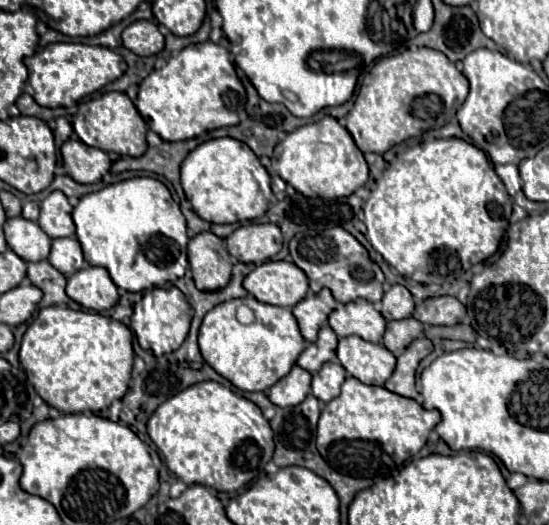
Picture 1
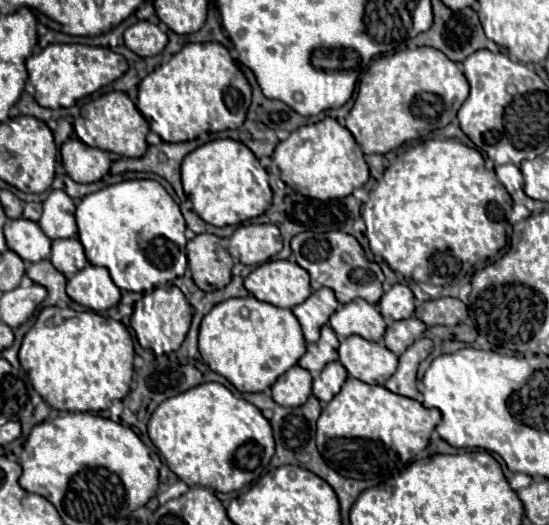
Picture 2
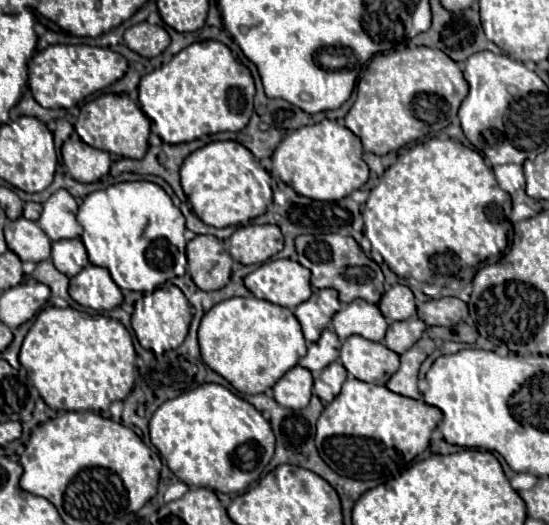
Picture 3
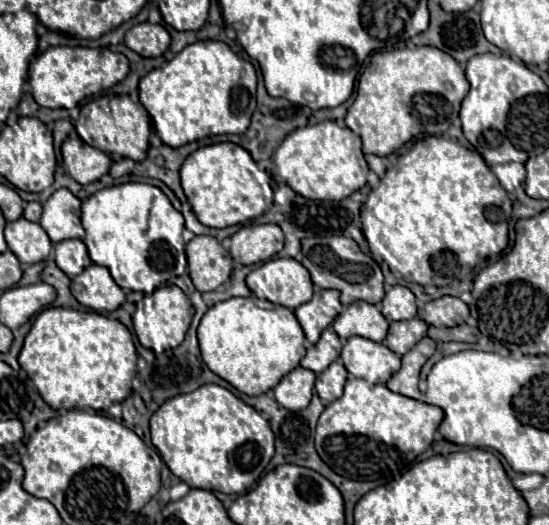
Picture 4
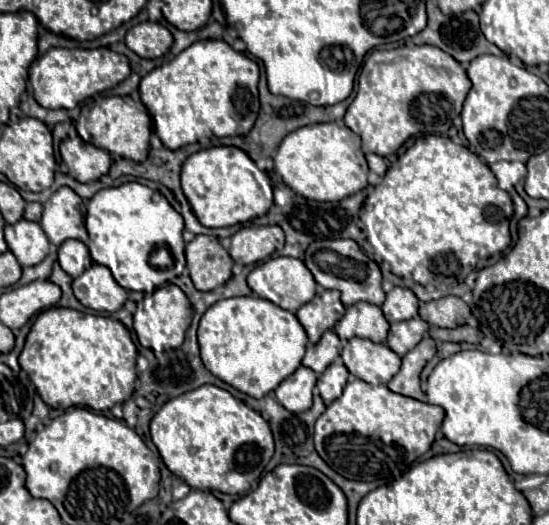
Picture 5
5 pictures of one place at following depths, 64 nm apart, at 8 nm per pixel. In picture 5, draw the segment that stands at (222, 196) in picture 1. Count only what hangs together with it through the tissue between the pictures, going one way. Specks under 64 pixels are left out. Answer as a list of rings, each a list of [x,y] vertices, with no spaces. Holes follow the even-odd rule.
[[[214,146],[214,148],[198,150],[196,154],[192,154],[182,166],[180,183],[196,218],[208,228],[224,228],[224,226],[250,222],[258,216],[264,216],[274,203],[273,187],[268,174],[261,171],[244,150],[234,146]]]

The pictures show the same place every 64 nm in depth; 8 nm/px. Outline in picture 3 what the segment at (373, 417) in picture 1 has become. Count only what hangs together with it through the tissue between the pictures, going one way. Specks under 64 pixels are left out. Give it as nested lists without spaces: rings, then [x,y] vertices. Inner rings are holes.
[[[348,376],[342,386],[342,392],[324,408],[316,424],[316,448],[322,460],[340,476],[348,476],[354,480],[380,480],[386,482],[394,476],[400,476],[410,462],[428,448],[430,434],[440,422],[442,412],[434,406],[428,406],[420,400],[400,396],[390,392],[386,386],[368,384]]]

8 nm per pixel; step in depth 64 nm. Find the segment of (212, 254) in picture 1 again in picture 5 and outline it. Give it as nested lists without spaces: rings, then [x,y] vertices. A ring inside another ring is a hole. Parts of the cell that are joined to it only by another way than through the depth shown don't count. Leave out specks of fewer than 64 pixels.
[[[196,236],[186,244],[188,272],[198,290],[214,290],[232,276],[232,258],[214,236]]]

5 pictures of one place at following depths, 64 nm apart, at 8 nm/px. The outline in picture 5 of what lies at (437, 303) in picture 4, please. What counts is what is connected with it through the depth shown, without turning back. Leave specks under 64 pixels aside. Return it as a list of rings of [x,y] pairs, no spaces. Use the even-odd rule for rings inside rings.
[[[444,296],[440,300],[420,304],[420,318],[432,326],[456,328],[466,324],[468,316],[470,316],[470,308],[458,296]]]

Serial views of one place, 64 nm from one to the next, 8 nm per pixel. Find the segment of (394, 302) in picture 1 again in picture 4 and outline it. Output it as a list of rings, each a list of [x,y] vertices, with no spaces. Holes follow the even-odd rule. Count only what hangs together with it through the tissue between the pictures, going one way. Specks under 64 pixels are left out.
[[[394,286],[386,292],[380,312],[386,320],[410,320],[416,316],[416,296],[406,286]]]

